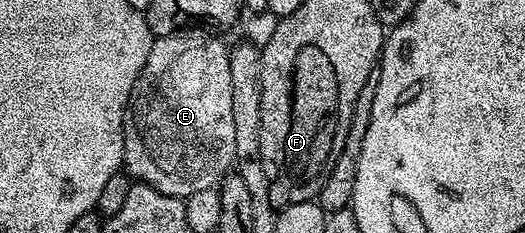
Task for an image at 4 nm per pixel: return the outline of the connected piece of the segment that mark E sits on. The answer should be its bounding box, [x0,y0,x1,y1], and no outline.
[123,29,236,197]

